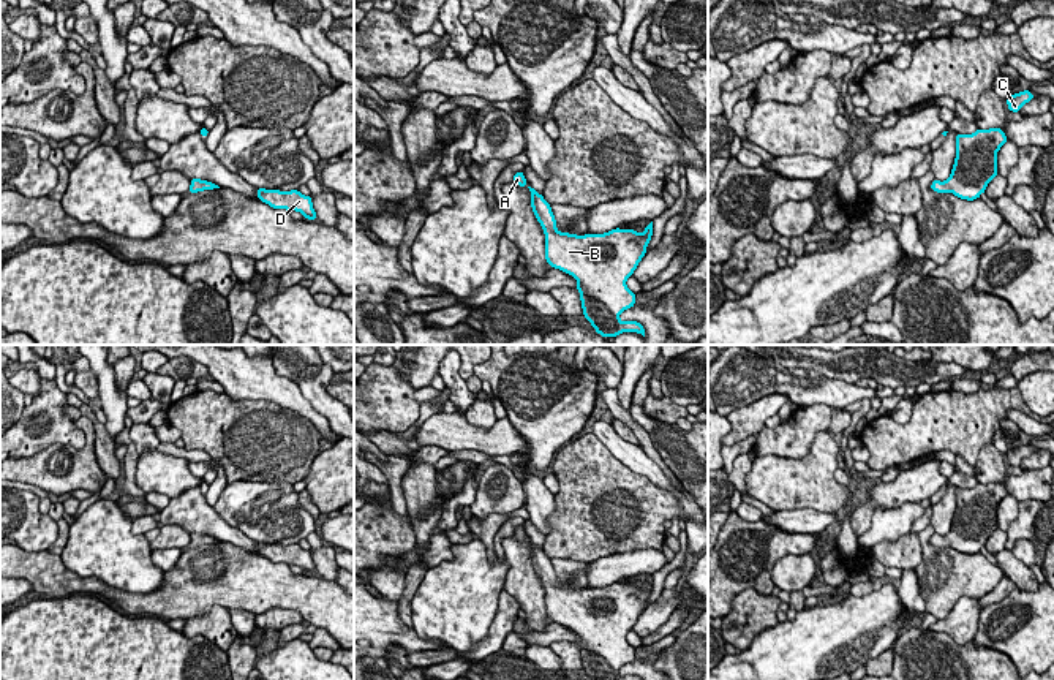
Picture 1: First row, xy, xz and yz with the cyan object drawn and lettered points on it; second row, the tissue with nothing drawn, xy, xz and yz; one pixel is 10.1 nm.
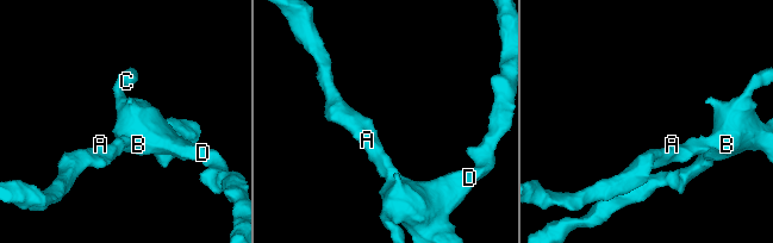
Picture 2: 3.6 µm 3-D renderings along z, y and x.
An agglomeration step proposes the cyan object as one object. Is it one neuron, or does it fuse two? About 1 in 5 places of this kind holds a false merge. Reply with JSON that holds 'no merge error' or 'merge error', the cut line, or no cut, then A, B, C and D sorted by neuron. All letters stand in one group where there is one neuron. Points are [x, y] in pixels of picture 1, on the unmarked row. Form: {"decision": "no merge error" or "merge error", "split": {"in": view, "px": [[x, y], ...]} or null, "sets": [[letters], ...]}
{"decision": "no merge error", "split": null, "sets": [["A", "B", "C", "D"]]}

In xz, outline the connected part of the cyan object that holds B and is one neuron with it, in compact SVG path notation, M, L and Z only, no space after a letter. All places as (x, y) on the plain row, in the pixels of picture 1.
M528 542L533 566L545 588L547 618L577 634L583 671L591 680L642 680L637 675L623 677L619 669L635 659L635 647L626 640L626 634L646 607L653 576L642 588L629 582L585 590L559 587L551 560Z

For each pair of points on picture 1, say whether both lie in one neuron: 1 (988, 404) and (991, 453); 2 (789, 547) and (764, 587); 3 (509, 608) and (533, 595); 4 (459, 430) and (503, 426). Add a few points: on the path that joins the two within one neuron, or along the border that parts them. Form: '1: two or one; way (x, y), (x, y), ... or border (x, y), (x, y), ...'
1: two; border (991, 442), (980, 449), (978, 460), (972, 467)
2: one; way (778, 551), (765, 563), (764, 576)
3: two; border (504, 589), (519, 603)
4: one; way (470, 435), (492, 435)

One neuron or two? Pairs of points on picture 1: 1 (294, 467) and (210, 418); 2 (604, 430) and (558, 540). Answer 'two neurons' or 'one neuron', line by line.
1: one neuron
2: two neurons

